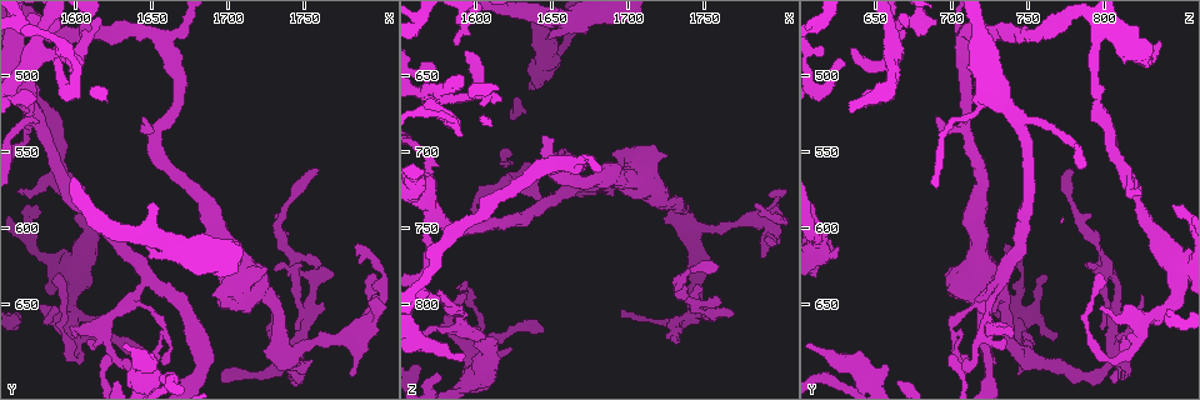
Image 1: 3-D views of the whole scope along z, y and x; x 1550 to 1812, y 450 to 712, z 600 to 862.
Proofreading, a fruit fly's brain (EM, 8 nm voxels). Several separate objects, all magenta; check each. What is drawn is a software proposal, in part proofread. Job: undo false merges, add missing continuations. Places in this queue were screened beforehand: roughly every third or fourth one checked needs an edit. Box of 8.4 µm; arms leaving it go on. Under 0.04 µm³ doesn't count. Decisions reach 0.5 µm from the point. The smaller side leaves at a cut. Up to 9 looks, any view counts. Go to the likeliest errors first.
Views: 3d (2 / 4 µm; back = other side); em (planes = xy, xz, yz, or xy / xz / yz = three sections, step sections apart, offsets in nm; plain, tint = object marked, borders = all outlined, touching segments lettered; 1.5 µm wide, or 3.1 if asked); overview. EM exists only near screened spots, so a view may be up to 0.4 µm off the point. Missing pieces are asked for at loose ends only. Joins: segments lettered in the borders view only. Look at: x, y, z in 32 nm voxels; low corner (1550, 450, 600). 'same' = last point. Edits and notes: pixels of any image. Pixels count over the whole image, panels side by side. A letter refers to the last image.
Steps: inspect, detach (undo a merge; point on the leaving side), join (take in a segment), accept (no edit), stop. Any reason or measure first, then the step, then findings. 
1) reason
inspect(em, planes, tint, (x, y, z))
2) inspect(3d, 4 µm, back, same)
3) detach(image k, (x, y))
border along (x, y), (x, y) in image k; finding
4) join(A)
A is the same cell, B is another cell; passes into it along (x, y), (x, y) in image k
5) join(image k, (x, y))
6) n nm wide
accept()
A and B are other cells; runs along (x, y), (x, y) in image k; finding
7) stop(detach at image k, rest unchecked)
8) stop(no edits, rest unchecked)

inspect(em, yz, step 8, plain, (1608, 672, 734))

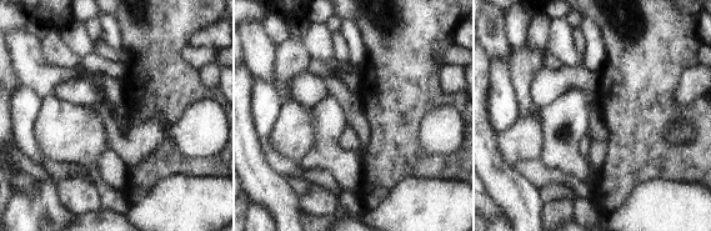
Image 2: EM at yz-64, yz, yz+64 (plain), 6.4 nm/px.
inspect(em, yz, step 8, borders, same)

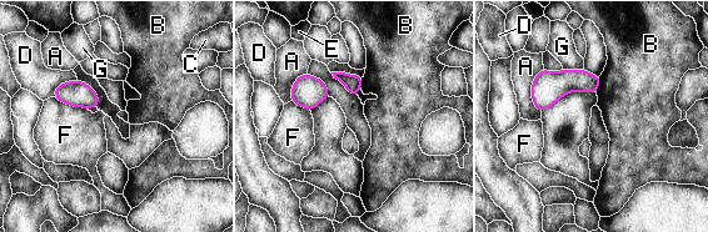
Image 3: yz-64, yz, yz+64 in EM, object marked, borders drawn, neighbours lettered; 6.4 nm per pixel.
A touches over 300 nm
accept()
A, B, C, D, E, F and G are other cells; none of them fits

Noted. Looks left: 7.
touches itself
inspect(3d, 2 µm, back, (1658, 672, 700))

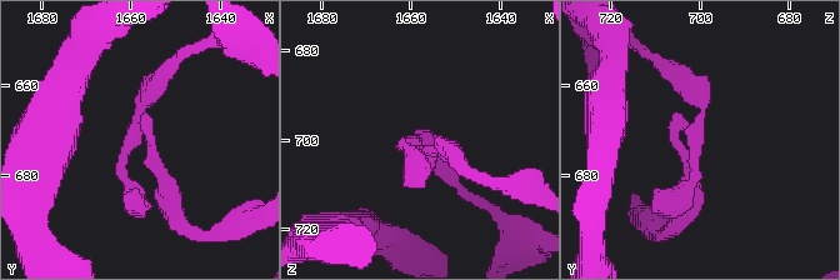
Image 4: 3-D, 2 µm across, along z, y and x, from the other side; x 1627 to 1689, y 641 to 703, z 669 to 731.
shape alone is not enough
inspect(em, planes, borders, (1658, 673, 701))

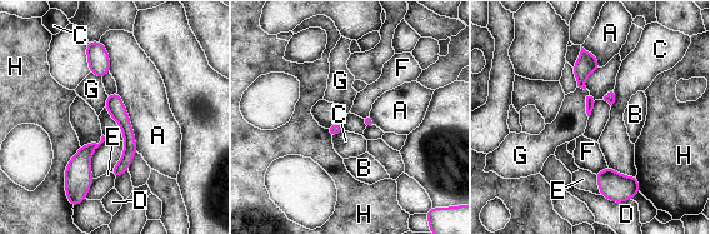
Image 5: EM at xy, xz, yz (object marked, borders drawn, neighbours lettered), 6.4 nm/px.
A touches over 420 nm
accept()
A, B, C, D, E, F, G and H are other cells; border along (578, 85), (585, 91), (589, 116) in image 5; one neuron here

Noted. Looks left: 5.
stops while still wide
inspect(3d, 4 µm, (1648, 616, 624))

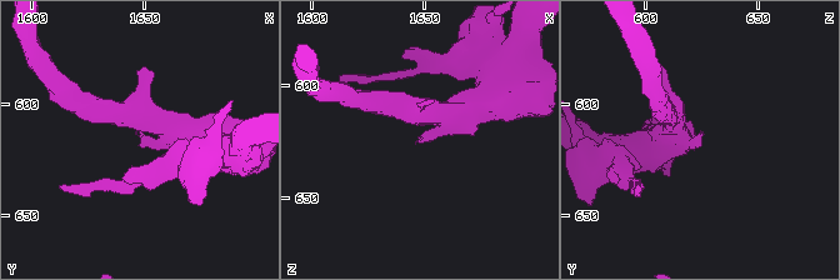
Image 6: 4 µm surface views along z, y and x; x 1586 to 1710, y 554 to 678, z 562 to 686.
inspect(em, xz, step 4, borders, (1646, 614, 625))

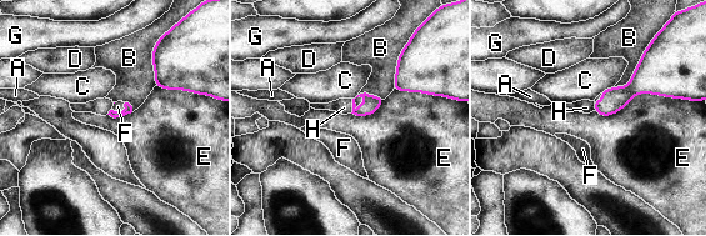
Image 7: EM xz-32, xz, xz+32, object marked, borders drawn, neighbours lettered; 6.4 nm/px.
join(image 7, (118, 106))
F is the same cell, A, B, C, D, E, G and H are other cells; it goes on there

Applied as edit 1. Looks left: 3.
narrows sharply
inspect(em, planes, tint, (1740, 612, 796))

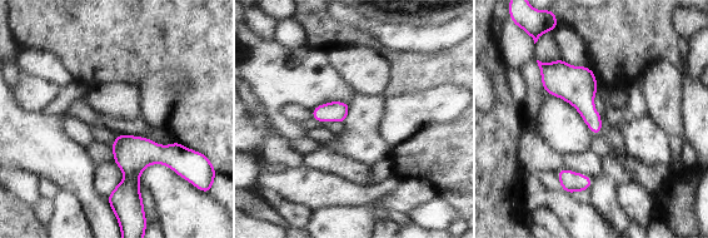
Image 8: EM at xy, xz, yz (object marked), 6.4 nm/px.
inspect(em, planes, borders, same)

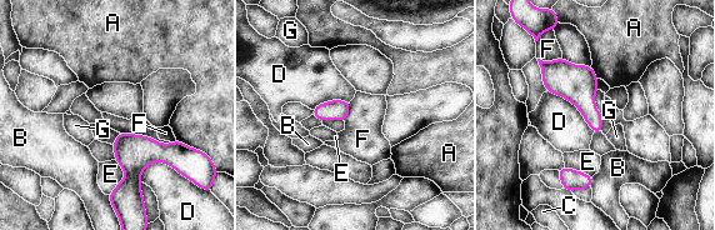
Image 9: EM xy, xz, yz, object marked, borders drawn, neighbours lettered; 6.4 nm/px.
accept()
A, B, C, D, E, F and G are other cells; border along (561, 56), (549, 61), (538, 59) in image 9; one neuron here

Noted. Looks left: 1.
stop(join at image 7, rest unchecked)

